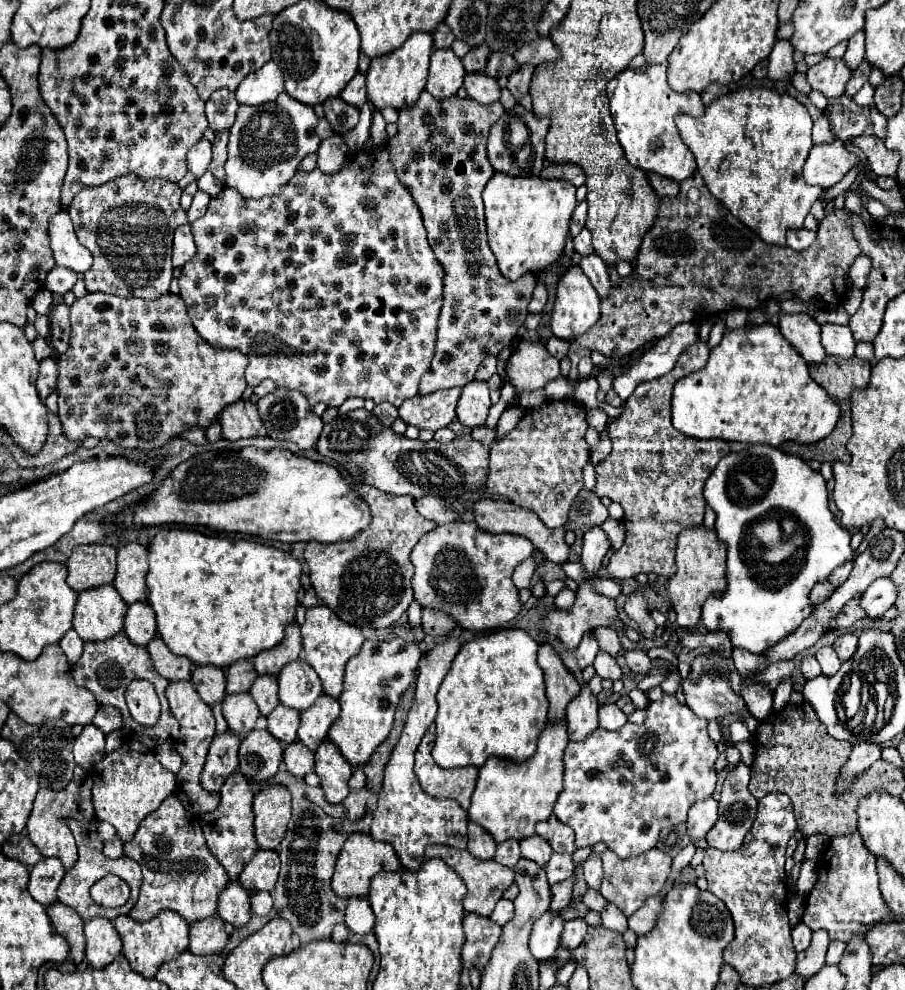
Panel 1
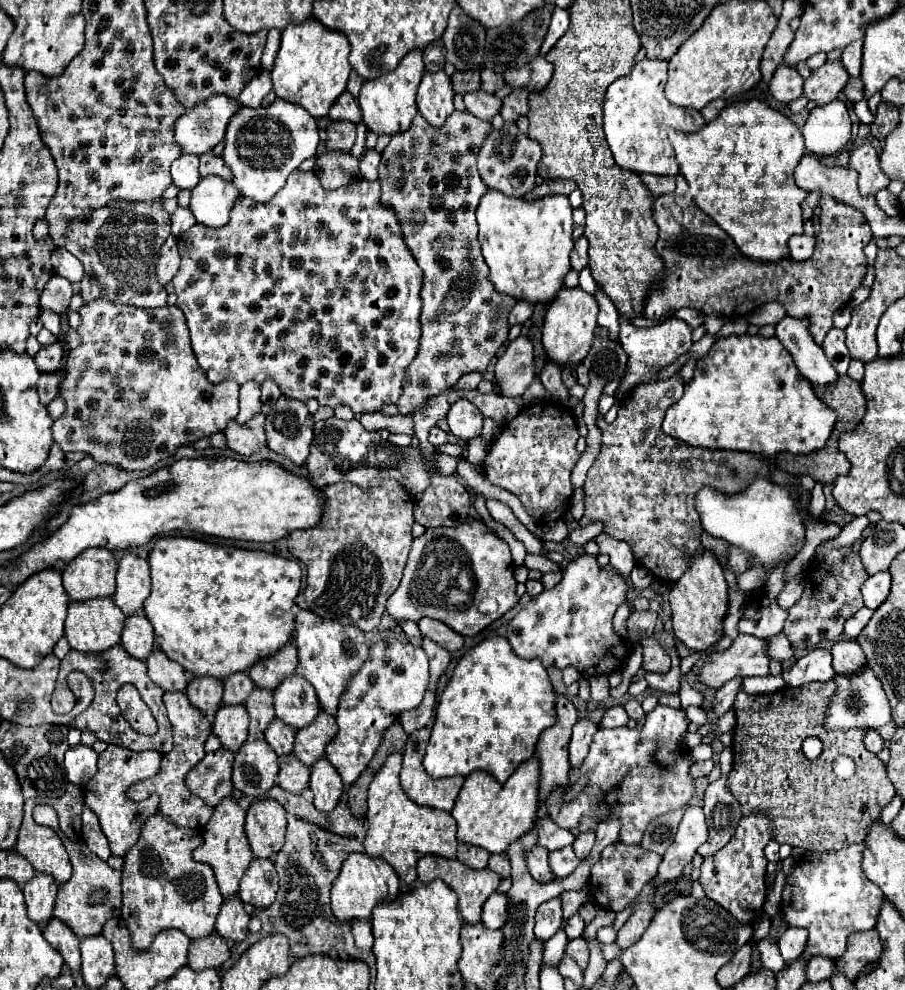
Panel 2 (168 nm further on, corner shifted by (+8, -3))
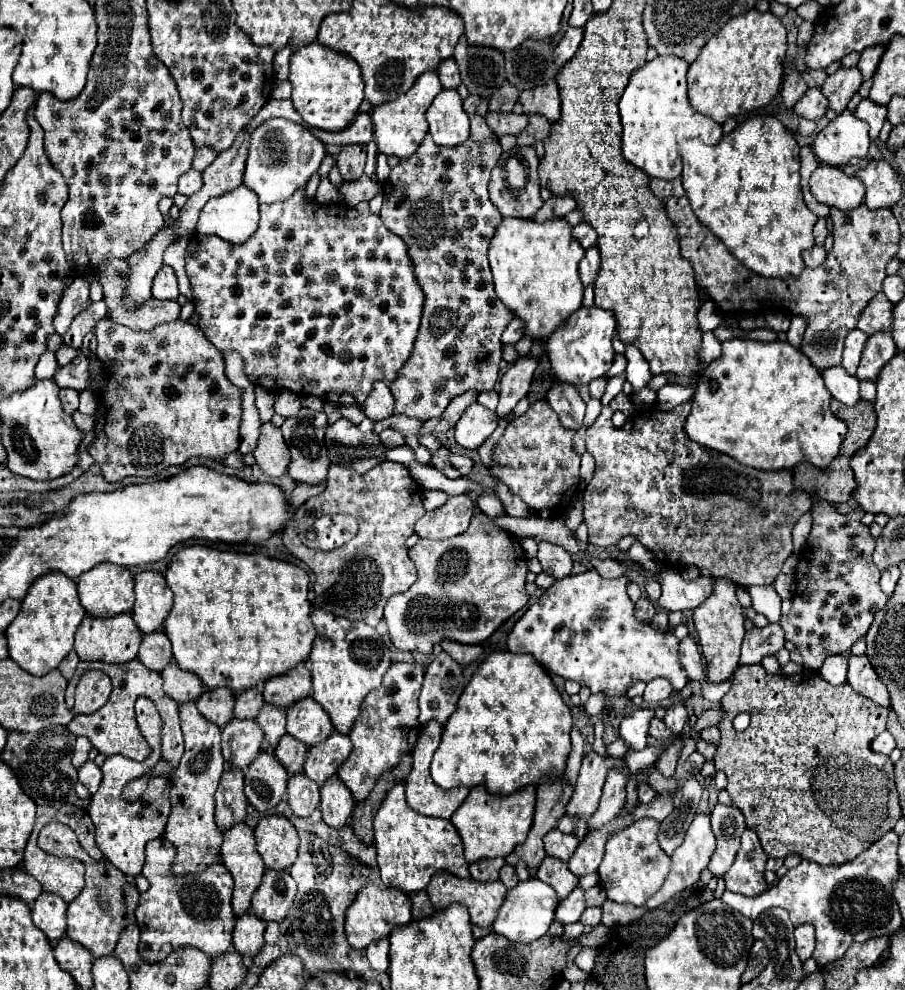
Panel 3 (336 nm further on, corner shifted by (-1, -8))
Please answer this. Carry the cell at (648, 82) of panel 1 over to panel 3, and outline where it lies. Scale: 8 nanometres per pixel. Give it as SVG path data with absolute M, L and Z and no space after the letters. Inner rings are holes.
M657 55L653 61L637 69L627 89L619 99L619 115L623 123L623 155L637 169L657 179L677 179L681 175L681 157L677 143L697 137L703 143L717 145L723 137L721 125L701 115L687 99L687 69L689 63L679 57Z

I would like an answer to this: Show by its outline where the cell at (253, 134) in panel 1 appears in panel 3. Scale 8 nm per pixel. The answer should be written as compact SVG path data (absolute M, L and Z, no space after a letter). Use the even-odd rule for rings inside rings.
M267 119L251 133L243 185L257 193L259 203L285 201L299 187L307 185L311 175L319 171L323 157L325 145L317 137L313 137L303 125L285 119Z

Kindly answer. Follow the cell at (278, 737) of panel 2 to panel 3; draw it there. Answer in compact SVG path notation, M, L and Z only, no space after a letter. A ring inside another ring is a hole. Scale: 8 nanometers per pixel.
M285 735L285 737L281 737L281 741L277 745L275 757L283 763L283 767L291 775L303 773L303 763L307 759L307 745L297 741L297 739L293 739L291 735Z

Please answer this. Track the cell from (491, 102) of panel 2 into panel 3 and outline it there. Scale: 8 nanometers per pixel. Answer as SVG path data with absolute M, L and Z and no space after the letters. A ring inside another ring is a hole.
M487 113L485 121L497 137L519 135L529 123L525 115L517 115L517 113Z

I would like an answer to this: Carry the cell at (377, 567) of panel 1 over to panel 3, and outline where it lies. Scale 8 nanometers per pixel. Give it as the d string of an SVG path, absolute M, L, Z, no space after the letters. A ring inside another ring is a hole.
M383 461L365 475L353 475L353 471L341 467L339 463L331 465L325 491L303 503L281 533L285 549L315 573L315 607L351 621L363 621L371 627L381 621L387 599L405 591L417 579L415 565L405 549L405 539L413 535L415 521L425 515L421 497L421 487L401 463ZM333 513L349 513L357 517L357 537L333 551L317 551L305 547L299 537L303 527L311 527L317 517Z

